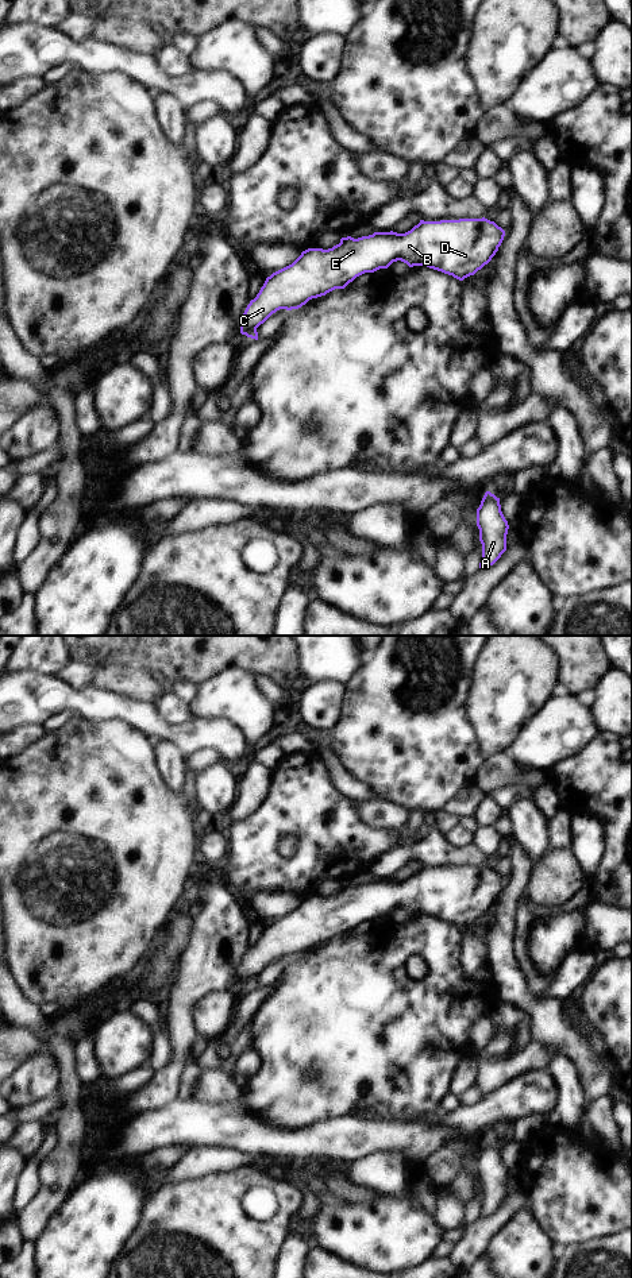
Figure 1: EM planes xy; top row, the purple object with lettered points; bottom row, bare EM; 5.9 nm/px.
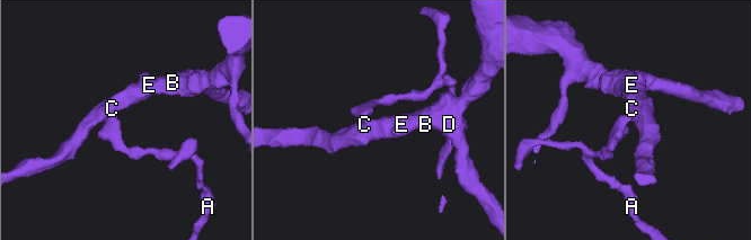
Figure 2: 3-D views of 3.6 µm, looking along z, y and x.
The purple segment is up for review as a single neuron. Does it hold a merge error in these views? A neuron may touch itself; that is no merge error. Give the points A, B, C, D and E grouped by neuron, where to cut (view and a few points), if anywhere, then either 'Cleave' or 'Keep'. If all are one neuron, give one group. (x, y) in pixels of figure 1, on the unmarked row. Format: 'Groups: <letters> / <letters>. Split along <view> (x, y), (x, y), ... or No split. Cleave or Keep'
Groups: A / B C D E. Split along xy (255, 976), (243, 981). Cleave.

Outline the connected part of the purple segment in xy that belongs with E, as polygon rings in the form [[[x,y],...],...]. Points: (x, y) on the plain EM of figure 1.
[[[459,866],[424,869],[411,879],[342,885],[332,896],[308,896],[289,914],[273,920],[240,966],[240,981],[257,977],[280,957],[298,957],[309,947],[344,937],[357,924],[401,908],[427,914],[463,928],[498,899],[505,879],[494,869]]]

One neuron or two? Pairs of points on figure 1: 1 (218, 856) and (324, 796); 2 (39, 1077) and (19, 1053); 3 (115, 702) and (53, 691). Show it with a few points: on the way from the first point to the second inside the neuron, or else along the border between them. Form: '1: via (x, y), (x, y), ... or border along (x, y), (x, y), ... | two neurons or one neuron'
1: border along (230, 840), (230, 857), (220, 873) | two neurons
2: border along (45, 1047), (14, 1074) | two neurons
3: via (100, 702), (81, 702), (68, 698) | one neuron

